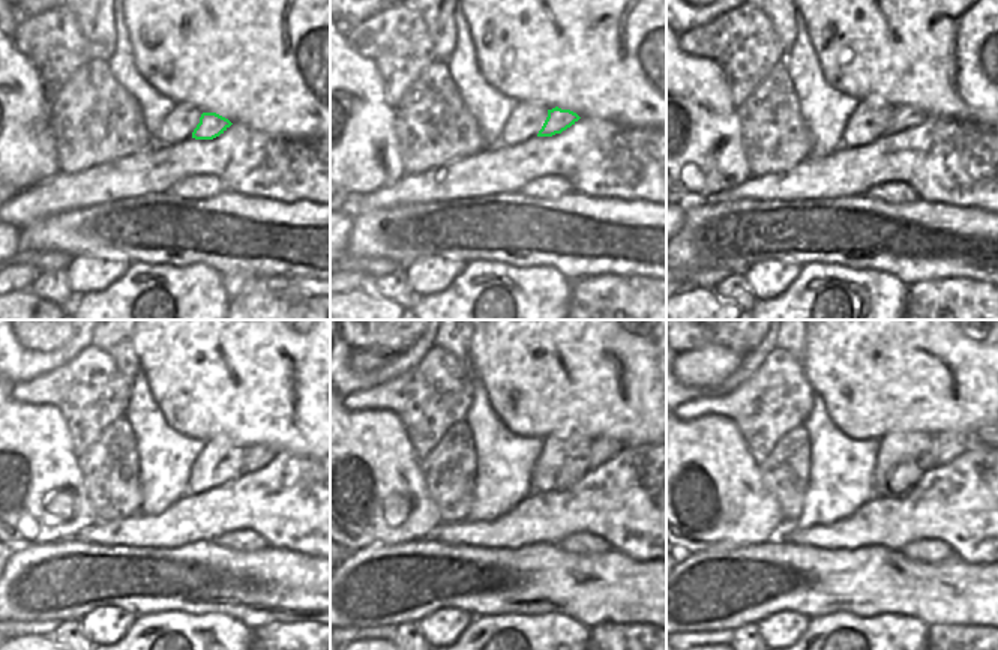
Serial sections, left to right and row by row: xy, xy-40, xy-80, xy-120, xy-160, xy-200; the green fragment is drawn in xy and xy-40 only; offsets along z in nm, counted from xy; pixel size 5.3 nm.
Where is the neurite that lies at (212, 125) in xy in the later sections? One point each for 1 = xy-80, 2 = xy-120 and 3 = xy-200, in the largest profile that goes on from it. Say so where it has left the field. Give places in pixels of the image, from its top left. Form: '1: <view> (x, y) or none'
1: xy-80 (902, 117)
2: xy-120 (258, 455)
3: xy-200 (949, 445)

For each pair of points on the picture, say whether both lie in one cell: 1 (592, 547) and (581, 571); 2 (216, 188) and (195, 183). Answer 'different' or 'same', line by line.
1: different
2: same

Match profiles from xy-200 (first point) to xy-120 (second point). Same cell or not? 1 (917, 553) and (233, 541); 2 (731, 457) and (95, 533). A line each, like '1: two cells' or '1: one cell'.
1: one cell
2: two cells

